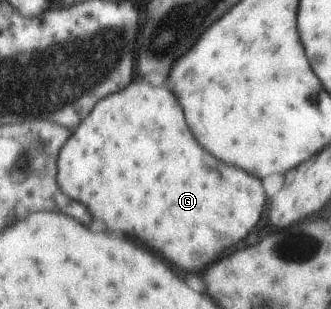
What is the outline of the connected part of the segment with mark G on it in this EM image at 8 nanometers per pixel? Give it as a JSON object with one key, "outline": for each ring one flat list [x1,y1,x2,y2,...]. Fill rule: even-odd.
{"outline":[[137,78,131,82,126,89,115,92,111,96,104,97,94,106,94,111,87,116,78,128,73,131,67,143,62,147,58,157,58,181,61,189,75,201,83,201,83,205,87,205,91,209,91,215,95,219,101,219,107,227,109,233,123,233,129,237,137,237,143,243,147,243,151,249,155,249,159,255,163,257,171,257,171,261,175,261,175,265,179,265,179,269,209,269,215,261,219,261,219,257,227,257,227,251,235,249,237,243,241,243,261,221,265,205,267,205,267,195,263,189,261,179,233,167,227,165,219,159,215,159,211,153,207,153,195,139,195,135,191,133,187,121,185,121,185,113,177,101,177,97,173,97,173,91,167,89,167,85,163,87,153,87,146,80]]}

